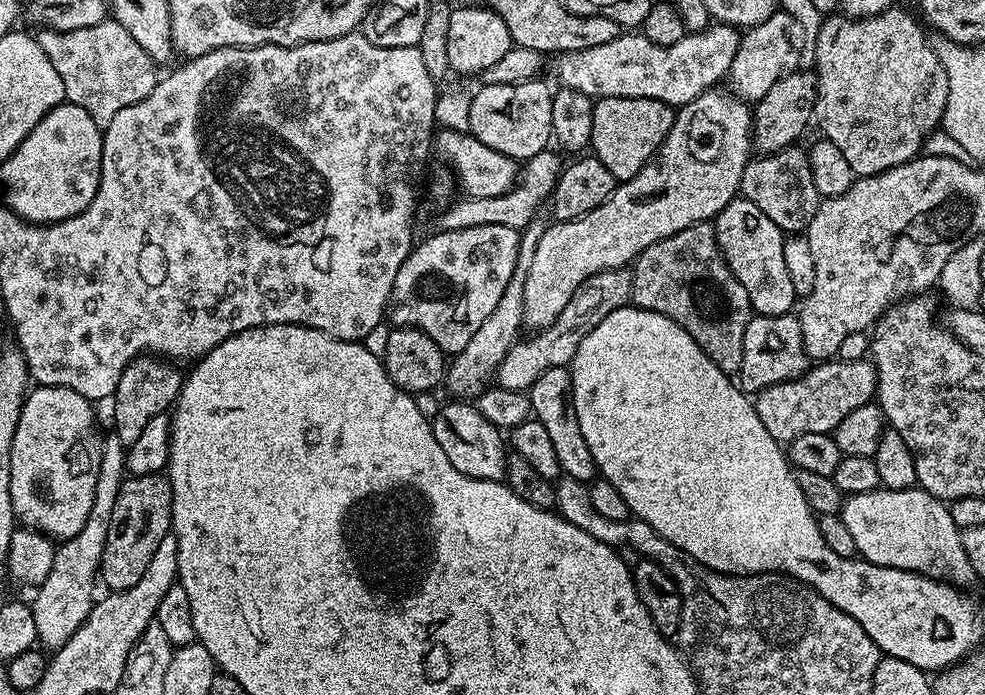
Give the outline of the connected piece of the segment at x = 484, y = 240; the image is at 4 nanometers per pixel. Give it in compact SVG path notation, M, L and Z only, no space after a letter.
M470 226L469 228L455 228L449 232L433 231L433 236L428 236L424 241L417 243L412 251L408 253L406 262L402 262L402 266L398 270L398 278L394 278L394 286L392 287L392 298L390 301L390 320L392 316L392 324L402 328L417 328L426 333L430 338L434 338L434 342L438 342L438 346L445 354L455 354L461 352L466 346L466 342L470 342L470 338L474 338L474 333L478 330L478 326L482 326L482 322L486 322L486 318L493 313L494 306L498 306L498 302L502 299L502 294L506 290L506 286L510 282L510 278L516 269L518 262L518 250L520 249L520 232L510 226Z

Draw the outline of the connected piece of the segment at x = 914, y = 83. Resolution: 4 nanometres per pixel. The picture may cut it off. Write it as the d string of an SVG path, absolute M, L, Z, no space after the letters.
M899 6L890 7L882 14L865 20L857 20L847 14L832 14L818 30L814 53L814 124L824 131L821 132L823 139L834 142L834 146L842 150L846 162L850 162L850 170L857 177L877 176L899 164L915 160L921 155L924 140L941 127L948 97L946 70L942 70L938 54L934 54L931 39L927 35L924 37L921 21L913 16L903 12Z

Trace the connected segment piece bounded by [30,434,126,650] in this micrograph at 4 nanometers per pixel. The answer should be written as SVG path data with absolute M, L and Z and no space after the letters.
M108 434L103 437L98 482L94 486L94 506L90 506L86 524L82 526L82 530L78 530L78 534L74 534L57 547L50 574L46 574L46 578L35 589L36 597L31 597L36 639L45 649L61 648L76 633L78 626L82 626L88 620L94 603L92 583L97 583L98 580L102 550L108 541L110 518L114 515L114 498L118 498L118 490L126 479L125 451L125 444L116 435Z

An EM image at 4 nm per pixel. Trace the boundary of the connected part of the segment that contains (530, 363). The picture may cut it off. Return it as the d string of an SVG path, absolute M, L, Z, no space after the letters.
M627 267L611 268L605 272L586 278L578 286L574 298L566 302L566 310L558 314L558 318L549 328L541 328L535 333L533 340L517 339L506 358L496 370L495 379L499 387L515 392L527 392L534 382L538 382L541 374L551 368L563 368L571 365L574 354L578 354L578 346L582 346L582 338L606 318L606 314L614 314L614 310L625 307L632 299L632 272Z

